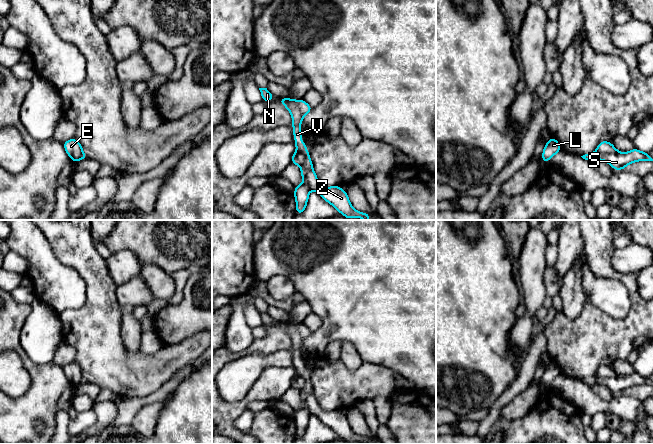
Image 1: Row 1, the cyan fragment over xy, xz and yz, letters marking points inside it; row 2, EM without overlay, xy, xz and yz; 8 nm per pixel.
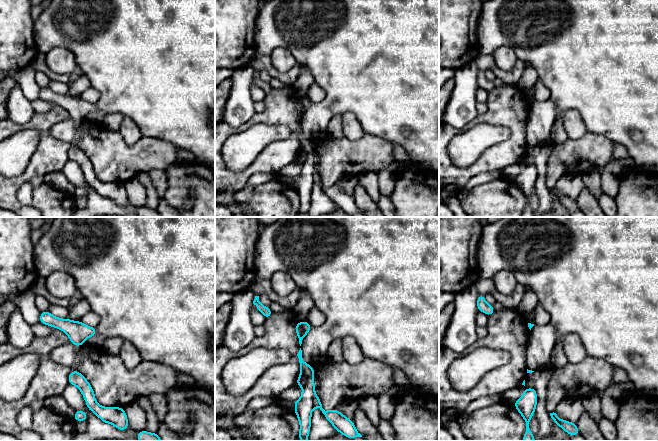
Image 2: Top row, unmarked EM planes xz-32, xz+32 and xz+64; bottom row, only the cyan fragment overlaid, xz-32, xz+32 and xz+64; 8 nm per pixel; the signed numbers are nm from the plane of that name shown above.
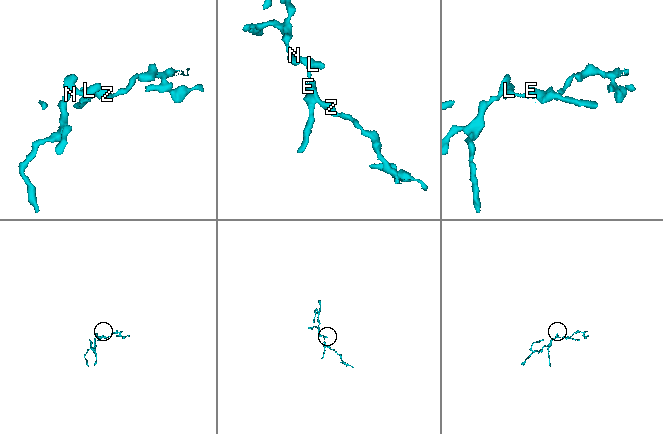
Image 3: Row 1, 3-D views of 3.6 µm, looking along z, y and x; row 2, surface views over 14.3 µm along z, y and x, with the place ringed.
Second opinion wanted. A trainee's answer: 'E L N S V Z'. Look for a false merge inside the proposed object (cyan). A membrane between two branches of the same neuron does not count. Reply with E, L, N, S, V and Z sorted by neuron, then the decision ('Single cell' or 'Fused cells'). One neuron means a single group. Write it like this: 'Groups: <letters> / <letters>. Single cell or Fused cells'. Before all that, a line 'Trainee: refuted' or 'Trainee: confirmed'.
Trainee: refuted
Groups: E Z / L N S V. Fused cells

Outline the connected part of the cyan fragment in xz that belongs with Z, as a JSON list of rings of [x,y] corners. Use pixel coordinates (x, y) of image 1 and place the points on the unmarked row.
[[[313,392],[308,393],[306,404],[311,414],[315,414],[326,426],[335,431],[344,441],[352,443],[359,441],[369,444],[371,439],[355,434],[348,422],[348,418],[340,410],[324,411],[320,408]]]

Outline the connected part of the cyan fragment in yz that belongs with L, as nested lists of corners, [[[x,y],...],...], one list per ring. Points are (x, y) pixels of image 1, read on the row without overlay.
[[[551,361],[548,366],[546,366],[546,369],[542,376],[542,386],[546,387],[548,384],[550,384],[556,377],[561,375],[562,372],[559,368],[559,366]]]

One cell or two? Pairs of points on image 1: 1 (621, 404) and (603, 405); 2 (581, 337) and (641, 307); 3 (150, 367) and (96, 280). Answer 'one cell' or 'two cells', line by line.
1: one cell
2: one cell
3: one cell

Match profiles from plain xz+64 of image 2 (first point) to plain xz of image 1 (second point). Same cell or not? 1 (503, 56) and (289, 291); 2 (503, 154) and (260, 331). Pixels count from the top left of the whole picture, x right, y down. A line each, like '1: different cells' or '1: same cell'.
1: same cell
2: different cells

